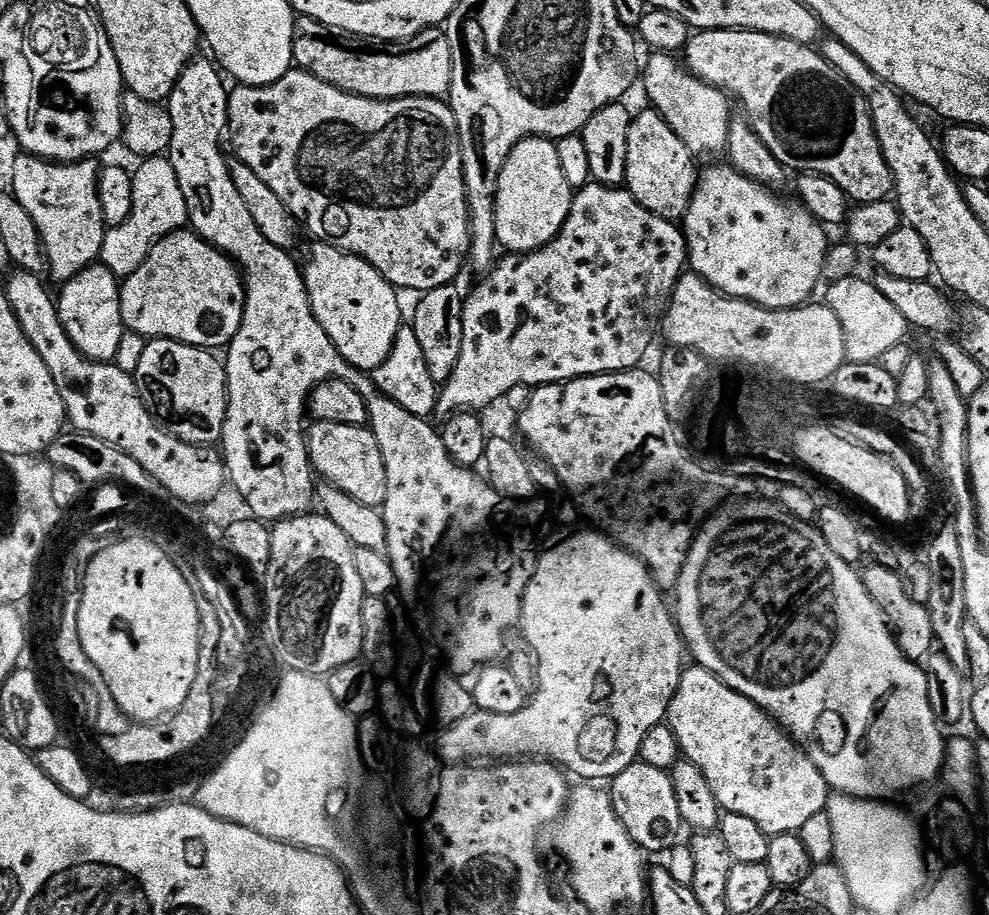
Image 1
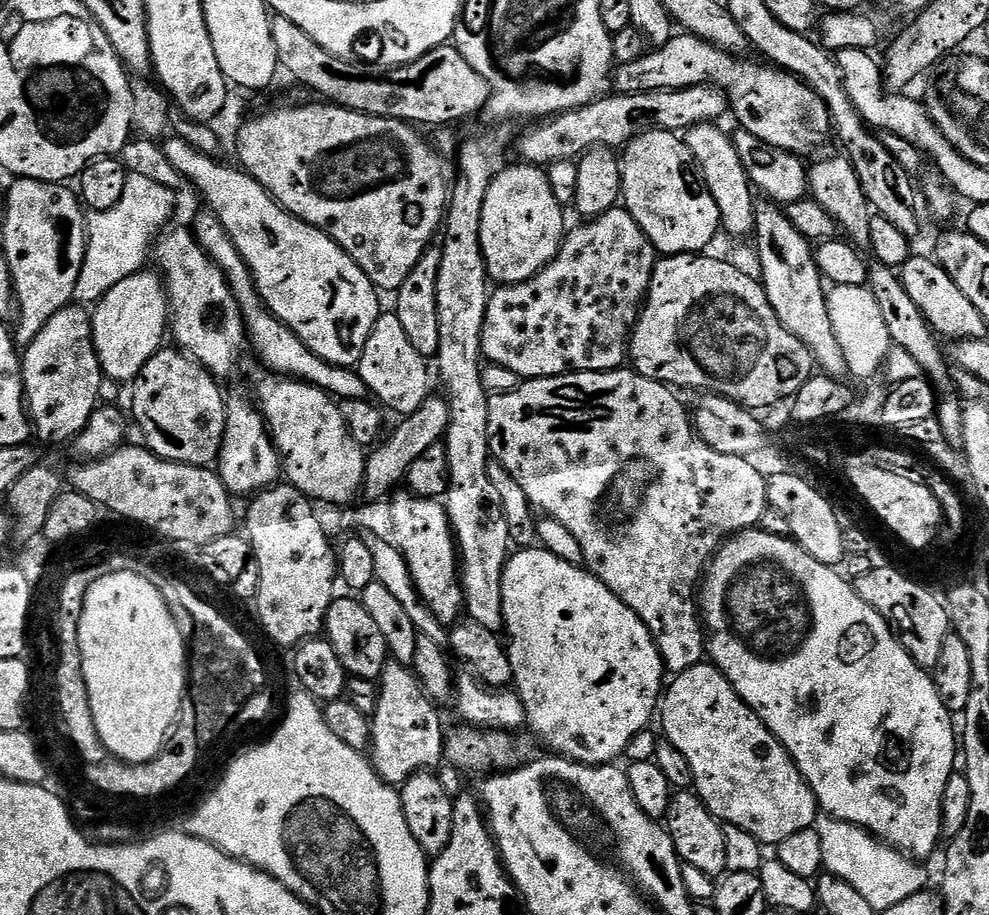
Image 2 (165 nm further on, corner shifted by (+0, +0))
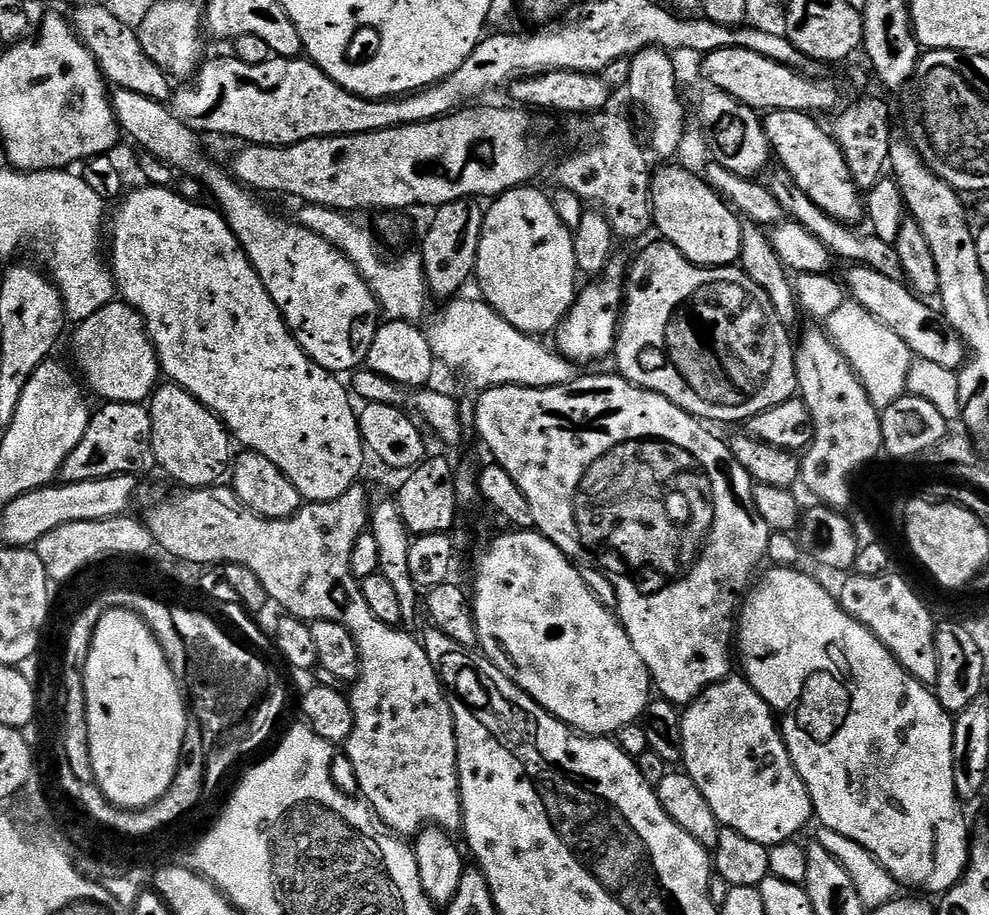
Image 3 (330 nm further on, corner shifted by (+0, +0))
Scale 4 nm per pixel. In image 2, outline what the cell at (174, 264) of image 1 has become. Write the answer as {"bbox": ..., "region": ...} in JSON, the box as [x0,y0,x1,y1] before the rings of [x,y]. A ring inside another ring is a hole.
{"bbox":[91,272,170,381],"region":[[[136,272],[118,282],[118,286],[107,292],[91,313],[96,353],[109,381],[135,381],[154,353],[161,351],[164,332],[166,336],[170,328],[170,301],[165,281],[153,272]]]}

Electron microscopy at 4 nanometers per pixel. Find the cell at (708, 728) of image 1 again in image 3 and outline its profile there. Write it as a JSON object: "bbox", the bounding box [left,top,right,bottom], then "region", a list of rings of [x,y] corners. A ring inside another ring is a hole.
{"bbox":[680,674,813,849],"region":[[[732,674],[727,680],[710,686],[683,709],[680,721],[684,743],[683,771],[694,778],[694,786],[702,790],[721,826],[771,849],[776,844],[795,841],[799,832],[808,823],[813,823],[812,799],[784,744],[777,713],[748,685],[743,675]]]}

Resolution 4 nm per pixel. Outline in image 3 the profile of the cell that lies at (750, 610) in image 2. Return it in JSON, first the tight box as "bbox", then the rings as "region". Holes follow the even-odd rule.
{"bbox":[738,567,970,894],"region":[[[769,567],[764,577],[761,575],[749,587],[738,609],[738,660],[744,663],[742,675],[764,701],[772,707],[773,712],[783,719],[779,721],[780,730],[784,734],[784,744],[788,748],[790,758],[807,786],[812,799],[812,810],[817,821],[823,827],[842,834],[842,838],[850,838],[858,842],[872,857],[893,876],[897,885],[909,884],[909,889],[943,894],[950,891],[964,876],[968,868],[968,841],[970,839],[970,824],[964,821],[962,801],[956,794],[954,786],[954,762],[952,747],[954,746],[953,713],[941,706],[931,687],[916,680],[906,671],[891,650],[880,641],[862,622],[858,622],[840,605],[839,599],[832,596],[812,576],[800,572],[796,568]]]}

